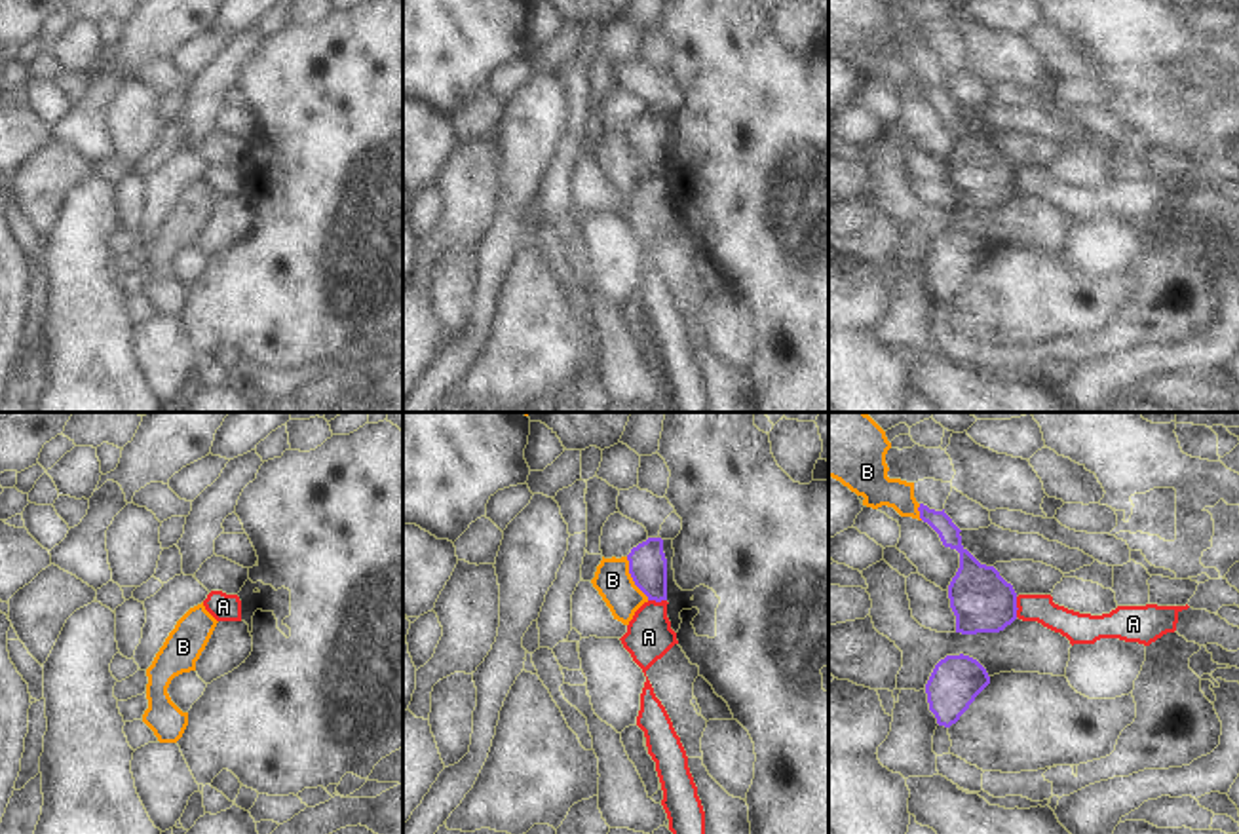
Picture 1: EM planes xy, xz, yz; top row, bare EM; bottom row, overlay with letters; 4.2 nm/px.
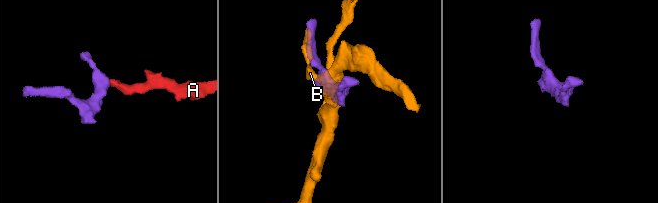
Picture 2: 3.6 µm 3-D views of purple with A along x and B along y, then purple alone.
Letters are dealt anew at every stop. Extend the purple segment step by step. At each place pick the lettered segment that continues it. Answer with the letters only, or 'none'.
none

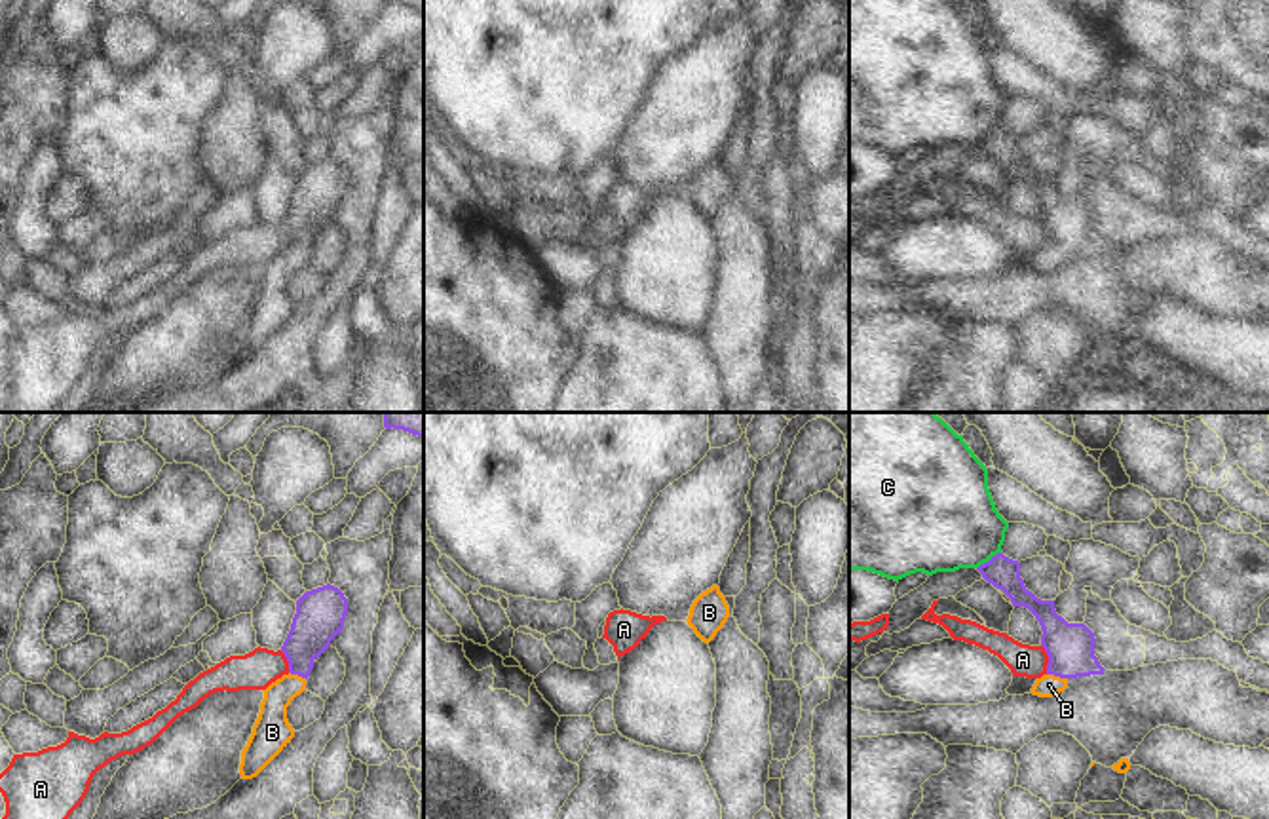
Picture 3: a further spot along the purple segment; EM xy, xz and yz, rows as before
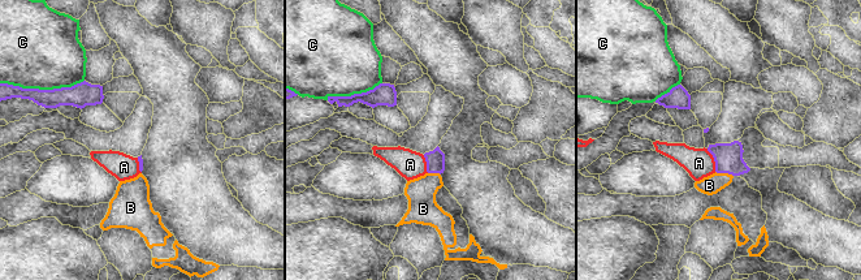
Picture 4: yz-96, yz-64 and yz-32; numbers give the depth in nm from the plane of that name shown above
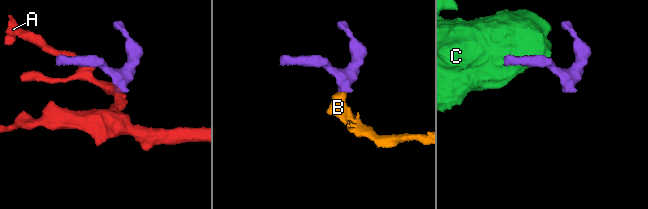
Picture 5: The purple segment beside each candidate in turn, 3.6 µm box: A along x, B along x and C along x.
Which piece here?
B

